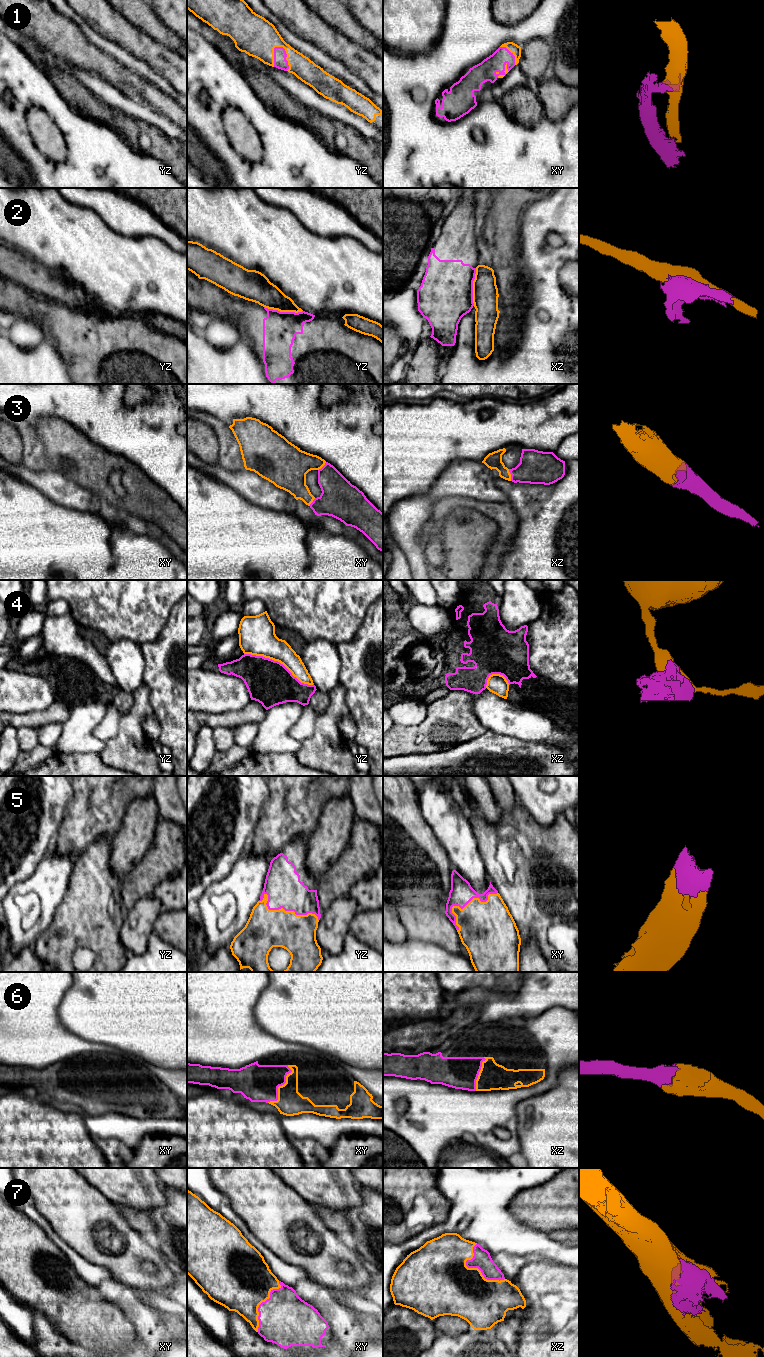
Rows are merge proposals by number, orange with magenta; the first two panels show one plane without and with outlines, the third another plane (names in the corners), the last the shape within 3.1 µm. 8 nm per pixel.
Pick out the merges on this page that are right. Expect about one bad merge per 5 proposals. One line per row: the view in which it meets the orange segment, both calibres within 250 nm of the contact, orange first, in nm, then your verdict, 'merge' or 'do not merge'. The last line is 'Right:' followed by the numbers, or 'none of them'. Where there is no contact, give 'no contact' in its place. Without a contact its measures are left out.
1: contact in yz; calibres 260 and 110 nm; merge
2: contact in yz; calibres 220 and 280 nm; do not merge
3: contact in xz; calibres 130 and 280 nm; merge
4: contact in yz; calibres 280 and 360 nm; do not merge
5: contact in yz; calibres 320 and 280 nm; merge
6: contact in xy; calibres 220 and 300 nm; merge
7: contact in xz; calibres 440 and 150 nm; merge
Right: 1, 3, 5, 6, 7

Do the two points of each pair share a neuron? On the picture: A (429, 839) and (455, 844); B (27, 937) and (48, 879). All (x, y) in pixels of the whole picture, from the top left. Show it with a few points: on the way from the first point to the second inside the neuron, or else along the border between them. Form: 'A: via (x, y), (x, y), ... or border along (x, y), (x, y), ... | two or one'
A: border along (426, 821), (446, 852), (450, 862) | two
B: via (42, 924), (48, 910), (48, 894) | one

